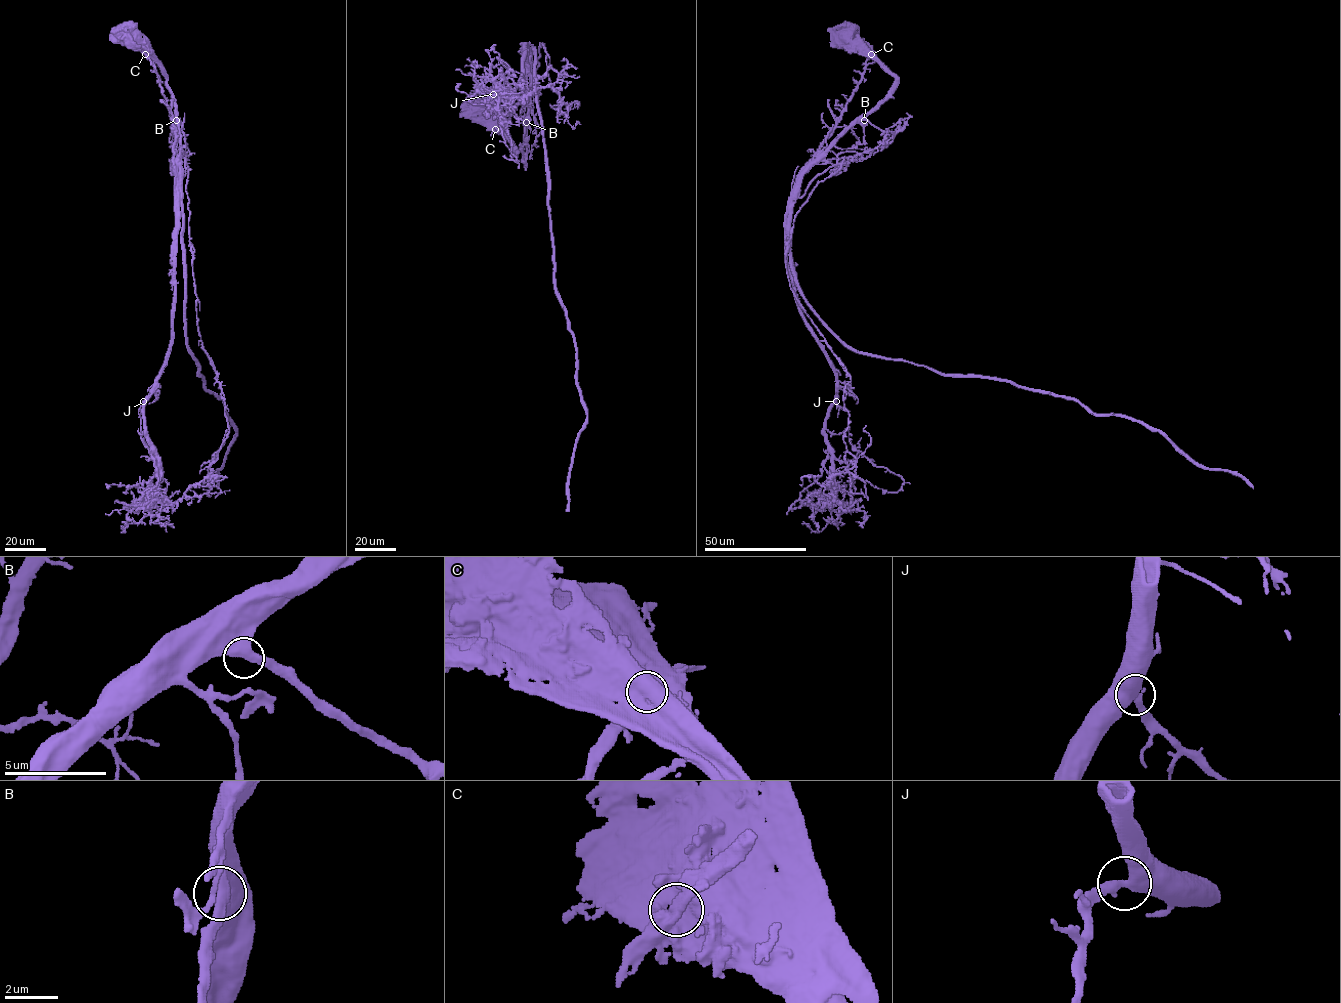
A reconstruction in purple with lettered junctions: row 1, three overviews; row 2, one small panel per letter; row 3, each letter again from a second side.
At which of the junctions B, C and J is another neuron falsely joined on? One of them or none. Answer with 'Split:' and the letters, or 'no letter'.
Split: C

